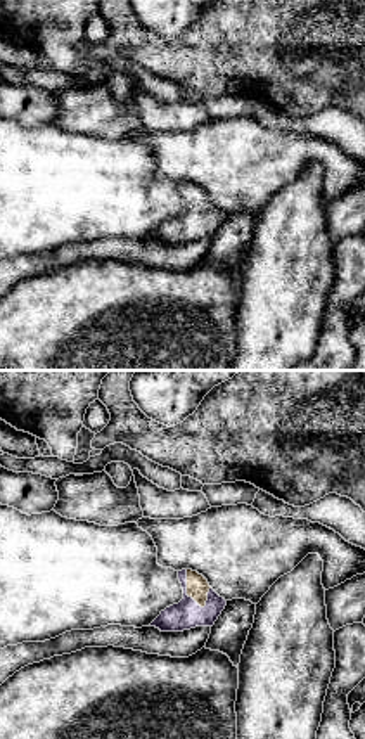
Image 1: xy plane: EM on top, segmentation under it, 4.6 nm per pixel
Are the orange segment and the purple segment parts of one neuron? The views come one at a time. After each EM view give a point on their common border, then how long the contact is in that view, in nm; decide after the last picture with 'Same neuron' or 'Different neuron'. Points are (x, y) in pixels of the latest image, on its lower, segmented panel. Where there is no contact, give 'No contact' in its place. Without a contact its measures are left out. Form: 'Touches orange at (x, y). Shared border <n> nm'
Touches orange at (187, 591). Shared border 200 nm

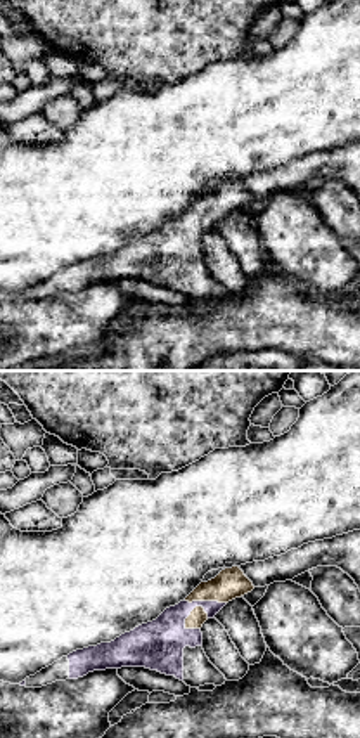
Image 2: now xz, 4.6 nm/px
Touches orange at (189, 615). Shared border 140 nm

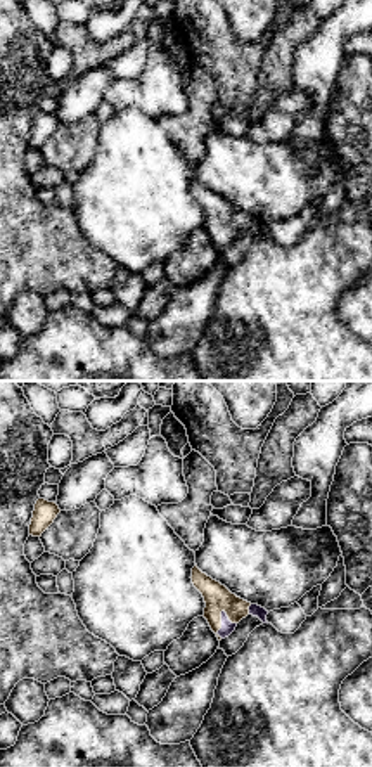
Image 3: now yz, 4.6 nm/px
Touches orange at (220, 624). Shared border 140 nm

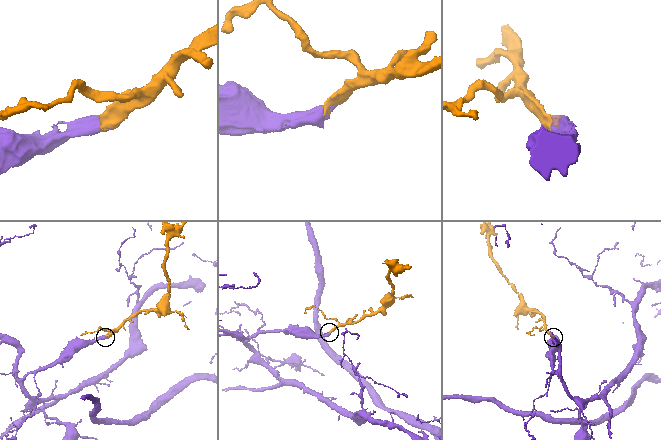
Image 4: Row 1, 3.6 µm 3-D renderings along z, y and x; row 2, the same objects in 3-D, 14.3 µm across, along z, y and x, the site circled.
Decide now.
Same neuron

